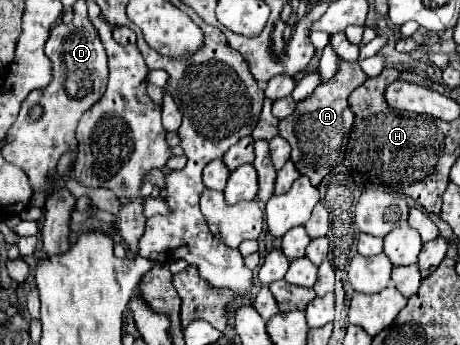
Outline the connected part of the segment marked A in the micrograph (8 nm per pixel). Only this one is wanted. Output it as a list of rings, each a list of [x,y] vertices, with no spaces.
[[[340,60],[340,68],[334,78],[320,84],[306,100],[296,104],[296,112],[290,118],[280,120],[280,136],[292,146],[292,162],[304,176],[310,178],[312,186],[318,186],[322,178],[330,172],[332,160],[344,152],[348,142],[348,132],[354,124],[354,114],[348,106],[348,96],[366,80],[364,70],[358,62]]]

